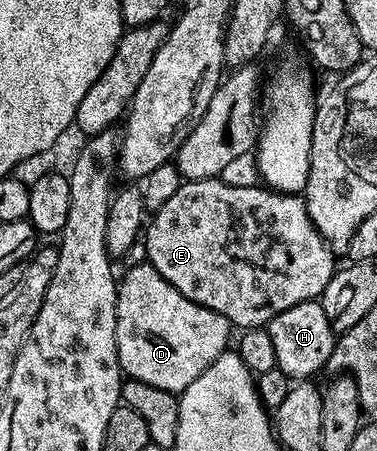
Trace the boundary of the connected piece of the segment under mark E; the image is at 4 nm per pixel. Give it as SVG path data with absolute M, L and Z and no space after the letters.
M222 179L208 181L183 180L179 184L176 195L172 195L172 199L168 199L168 203L164 203L164 207L153 210L152 216L145 226L145 260L156 271L160 271L162 278L168 283L172 283L172 287L176 287L176 291L180 291L180 295L184 295L192 303L202 305L205 309L211 309L220 315L224 315L230 320L231 326L238 328L239 325L239 330L260 329L269 326L271 319L276 315L280 315L280 311L288 311L288 307L296 307L296 303L321 298L328 281L332 279L336 272L336 264L334 265L336 255L330 250L330 246L326 244L326 241L320 235L320 231L316 231L316 227L308 215L306 202L299 194L275 193L269 187L257 189L254 185L225 185L224 182L225 180Z

